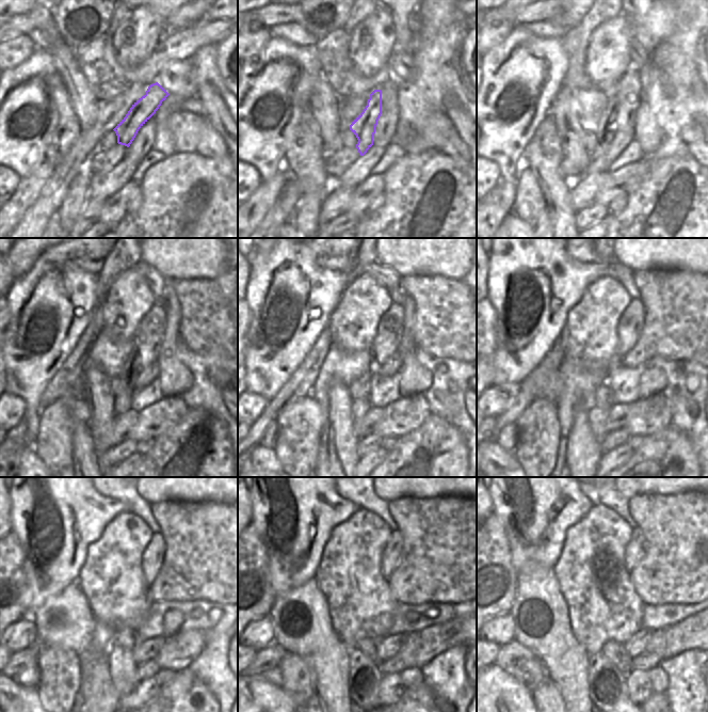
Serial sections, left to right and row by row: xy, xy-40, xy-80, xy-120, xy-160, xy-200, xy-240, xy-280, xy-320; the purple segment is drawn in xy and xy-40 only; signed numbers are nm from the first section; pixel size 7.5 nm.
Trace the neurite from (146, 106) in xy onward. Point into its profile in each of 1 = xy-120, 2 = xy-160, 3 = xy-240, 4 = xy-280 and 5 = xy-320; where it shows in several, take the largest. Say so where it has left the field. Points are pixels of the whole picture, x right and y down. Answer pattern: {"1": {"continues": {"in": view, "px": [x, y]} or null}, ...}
{"1": {"continues": {"in": "xy-120", "px": [122, 404]}}, "2": {"continues": {"in": "xy-160", "px": [359, 407]}}, "3": {"continues": {"in": "xy-240", "px": [123, 668]}}, "4": {"continues": {"in": "xy-280", "px": [365, 677]}}, "5": {"continues": {"in": "xy-320", "px": [608, 692]}}}

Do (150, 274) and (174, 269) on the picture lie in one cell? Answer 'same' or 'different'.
different

